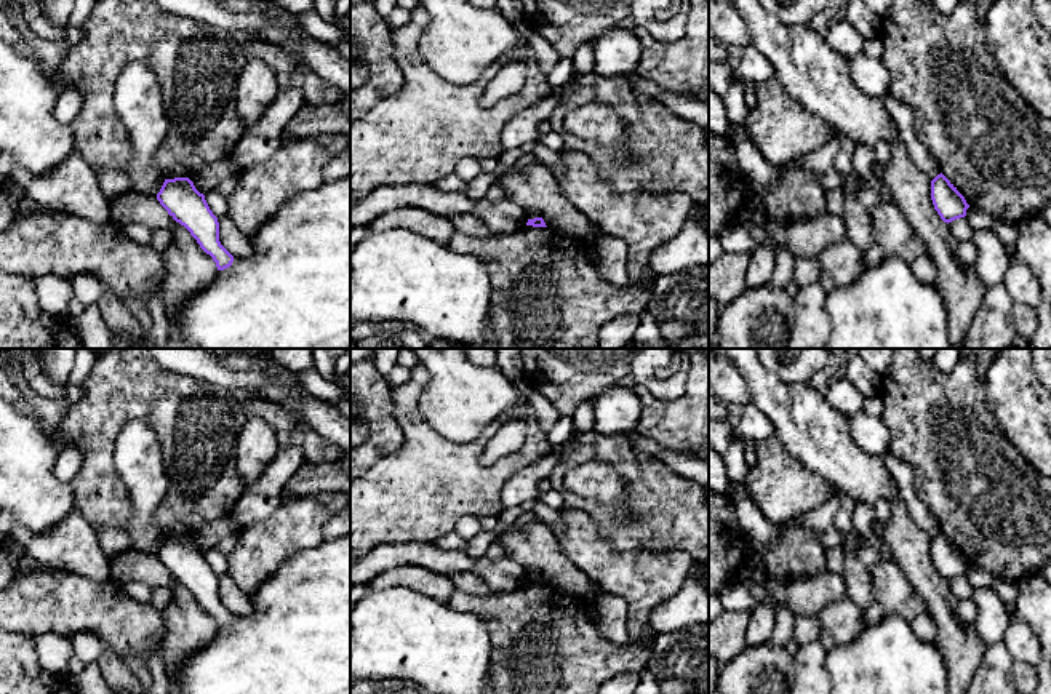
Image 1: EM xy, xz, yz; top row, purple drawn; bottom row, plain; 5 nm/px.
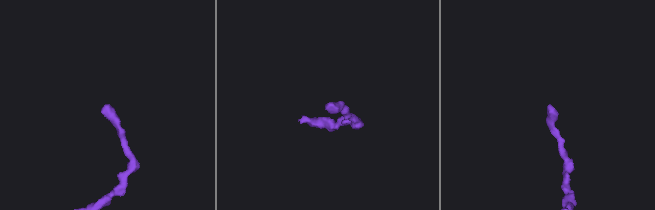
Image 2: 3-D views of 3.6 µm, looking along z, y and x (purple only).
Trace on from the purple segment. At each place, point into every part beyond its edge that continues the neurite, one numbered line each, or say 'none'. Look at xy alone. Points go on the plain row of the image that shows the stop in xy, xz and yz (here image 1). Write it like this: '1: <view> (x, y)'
none

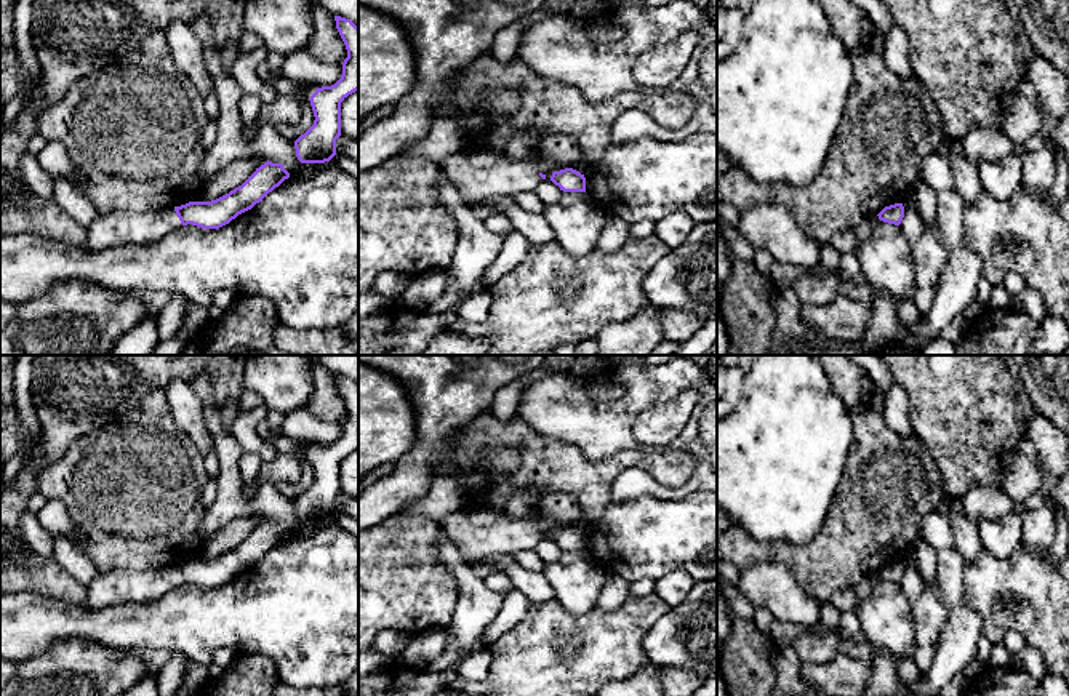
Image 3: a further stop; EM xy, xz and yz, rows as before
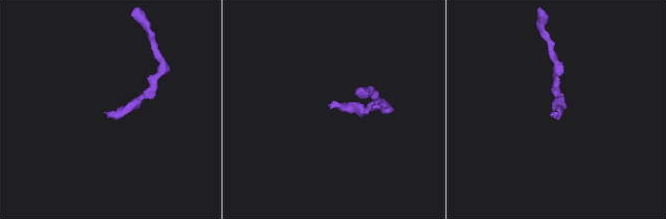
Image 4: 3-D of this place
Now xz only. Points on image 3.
1: xz (479, 533)

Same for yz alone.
none

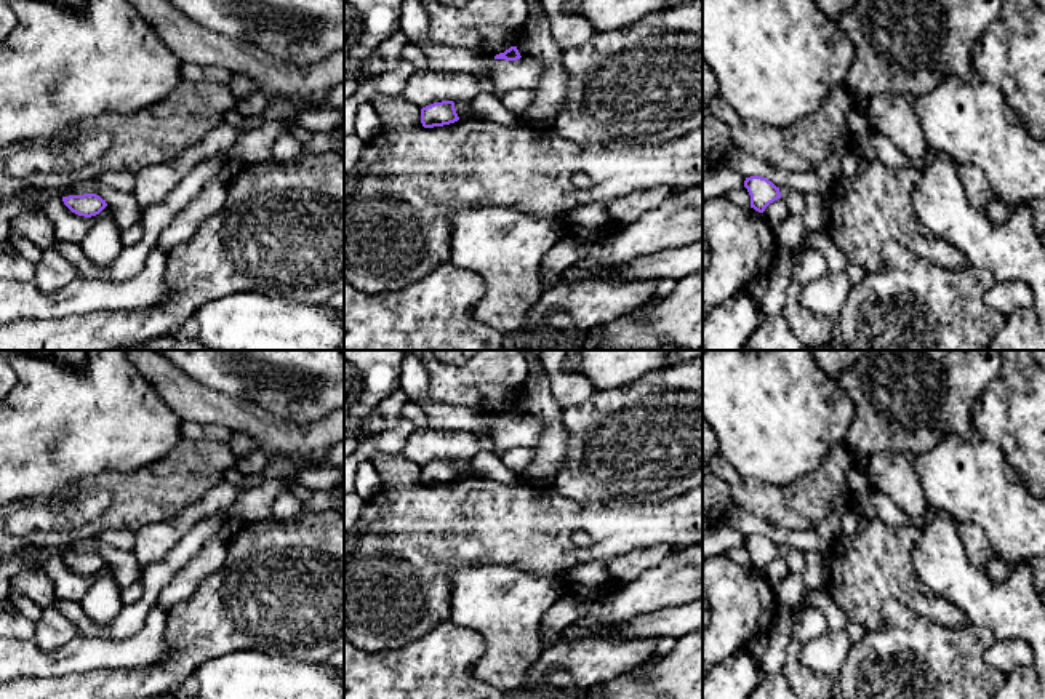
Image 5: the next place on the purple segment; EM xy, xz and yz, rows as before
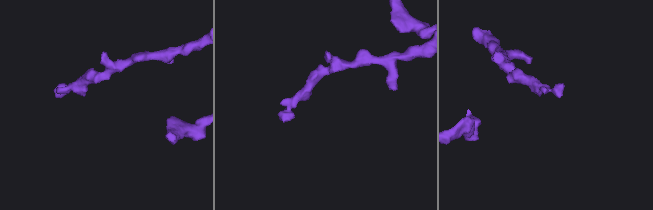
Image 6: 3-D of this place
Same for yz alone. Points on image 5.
none

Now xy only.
none

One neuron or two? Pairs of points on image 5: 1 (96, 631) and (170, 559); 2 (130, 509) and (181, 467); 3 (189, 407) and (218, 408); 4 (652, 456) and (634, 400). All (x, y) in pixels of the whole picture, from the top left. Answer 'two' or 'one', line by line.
1: one
2: one
3: one
4: one

